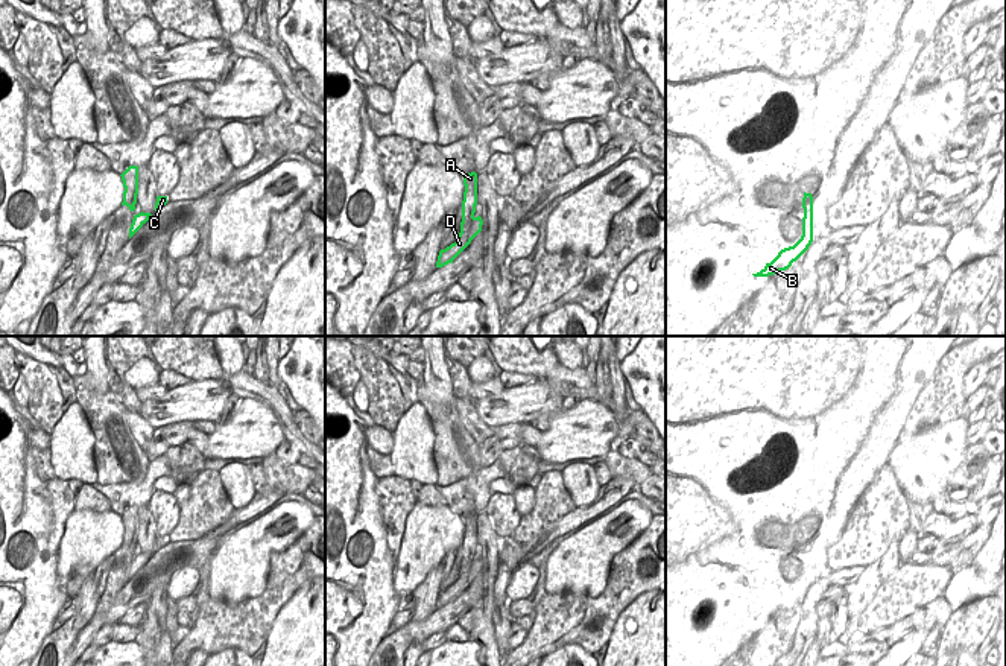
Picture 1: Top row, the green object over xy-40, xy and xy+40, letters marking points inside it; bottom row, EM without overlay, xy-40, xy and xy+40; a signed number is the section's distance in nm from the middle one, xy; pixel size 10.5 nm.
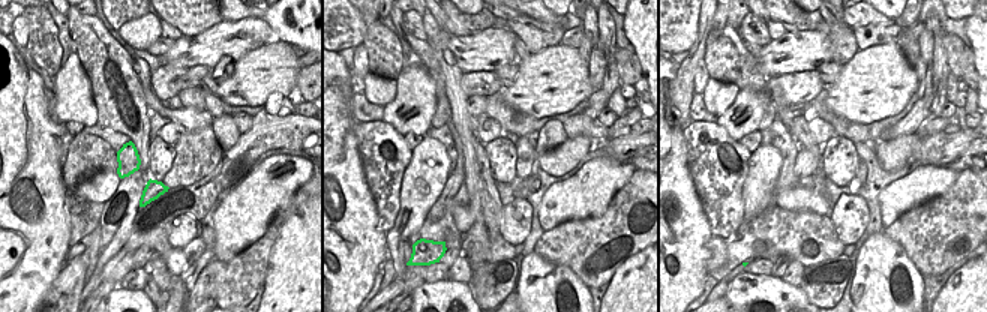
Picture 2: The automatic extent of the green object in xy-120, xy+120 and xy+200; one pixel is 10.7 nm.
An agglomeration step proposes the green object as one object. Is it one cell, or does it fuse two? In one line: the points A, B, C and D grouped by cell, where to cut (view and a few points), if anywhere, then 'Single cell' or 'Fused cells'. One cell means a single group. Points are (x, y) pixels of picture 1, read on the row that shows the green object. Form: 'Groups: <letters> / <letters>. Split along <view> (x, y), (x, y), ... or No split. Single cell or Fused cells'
Groups: A / B C D. Split along xy (462, 207), (467, 207), (473, 215). Fused cells.

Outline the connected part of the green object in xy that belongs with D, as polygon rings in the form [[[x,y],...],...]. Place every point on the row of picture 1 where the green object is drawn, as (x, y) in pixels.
[[[462,208],[460,233],[454,243],[439,251],[436,268],[442,268],[453,260],[471,243],[471,240],[482,231],[483,220],[474,216],[471,208]]]

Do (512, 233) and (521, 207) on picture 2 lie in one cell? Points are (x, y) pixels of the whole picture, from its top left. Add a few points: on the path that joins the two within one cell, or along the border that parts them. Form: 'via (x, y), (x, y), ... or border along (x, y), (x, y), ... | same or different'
via (515, 227), (518, 213) | same

